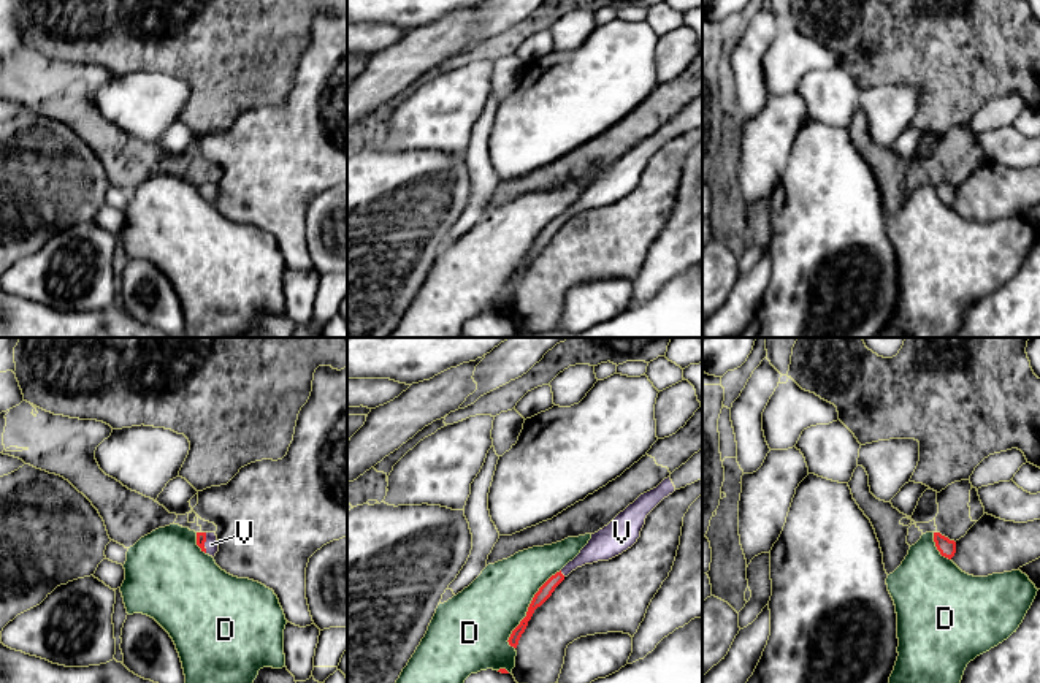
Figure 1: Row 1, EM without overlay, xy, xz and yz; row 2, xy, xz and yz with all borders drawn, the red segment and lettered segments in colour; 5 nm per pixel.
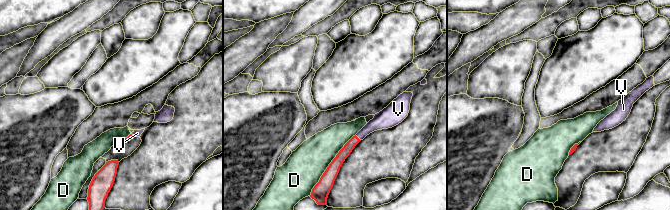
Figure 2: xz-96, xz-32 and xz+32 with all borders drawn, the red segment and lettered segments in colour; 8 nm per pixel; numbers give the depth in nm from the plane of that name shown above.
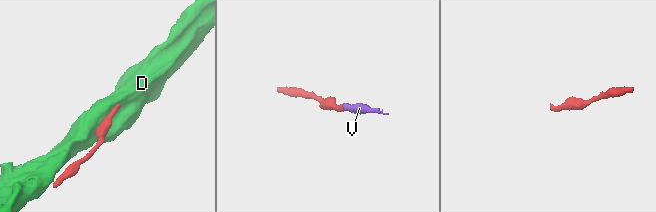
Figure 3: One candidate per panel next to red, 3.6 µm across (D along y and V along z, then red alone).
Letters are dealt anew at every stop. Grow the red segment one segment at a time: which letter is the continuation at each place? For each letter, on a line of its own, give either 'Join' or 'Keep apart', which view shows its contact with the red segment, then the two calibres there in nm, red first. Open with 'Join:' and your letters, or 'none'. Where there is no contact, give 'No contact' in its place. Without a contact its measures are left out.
Join: V
D: Keep apart. Touches red in xz. Thickness 70 nm (red) against 340 nm
V: Join. Touches red in xy. Thickness 50 nm (red) against 70 nm

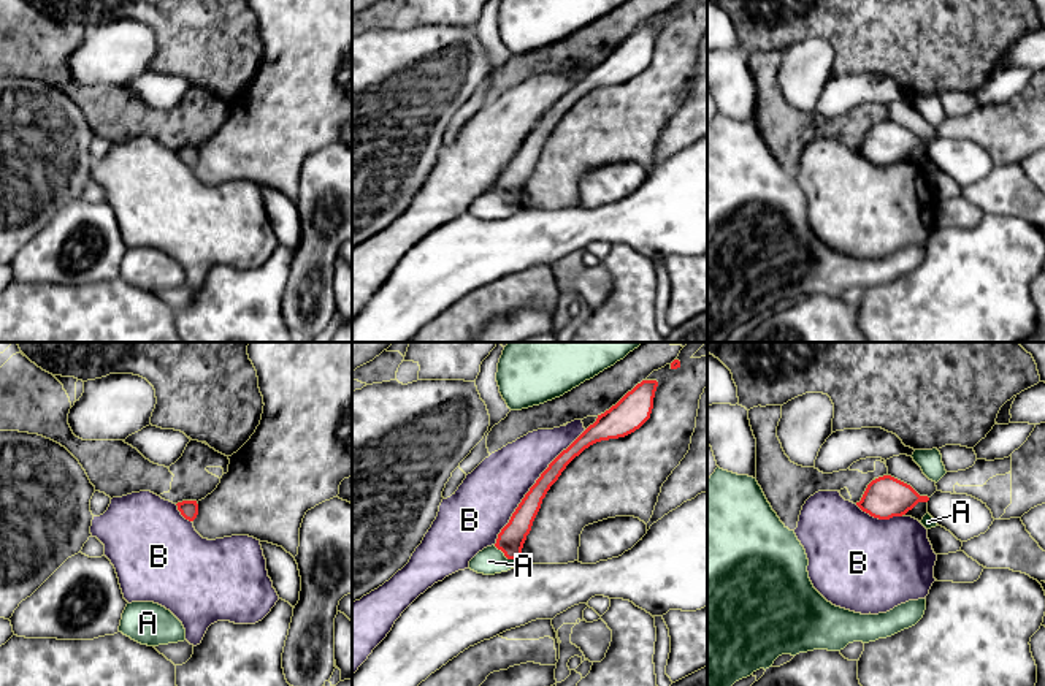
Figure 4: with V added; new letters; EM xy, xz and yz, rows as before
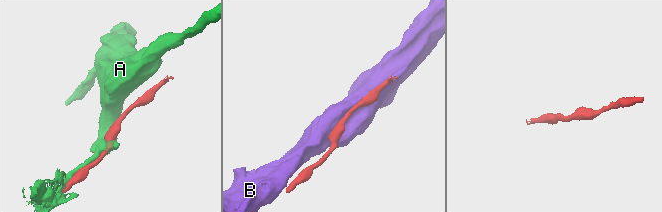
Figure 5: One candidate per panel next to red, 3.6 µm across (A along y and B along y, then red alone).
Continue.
Join: none
A: Keep apart. Touches red in xz. Thickness 140 nm (red) against 140 nm
B: Keep apart. Touches red in xz. Thickness 120 nm (red) against 300 nm

